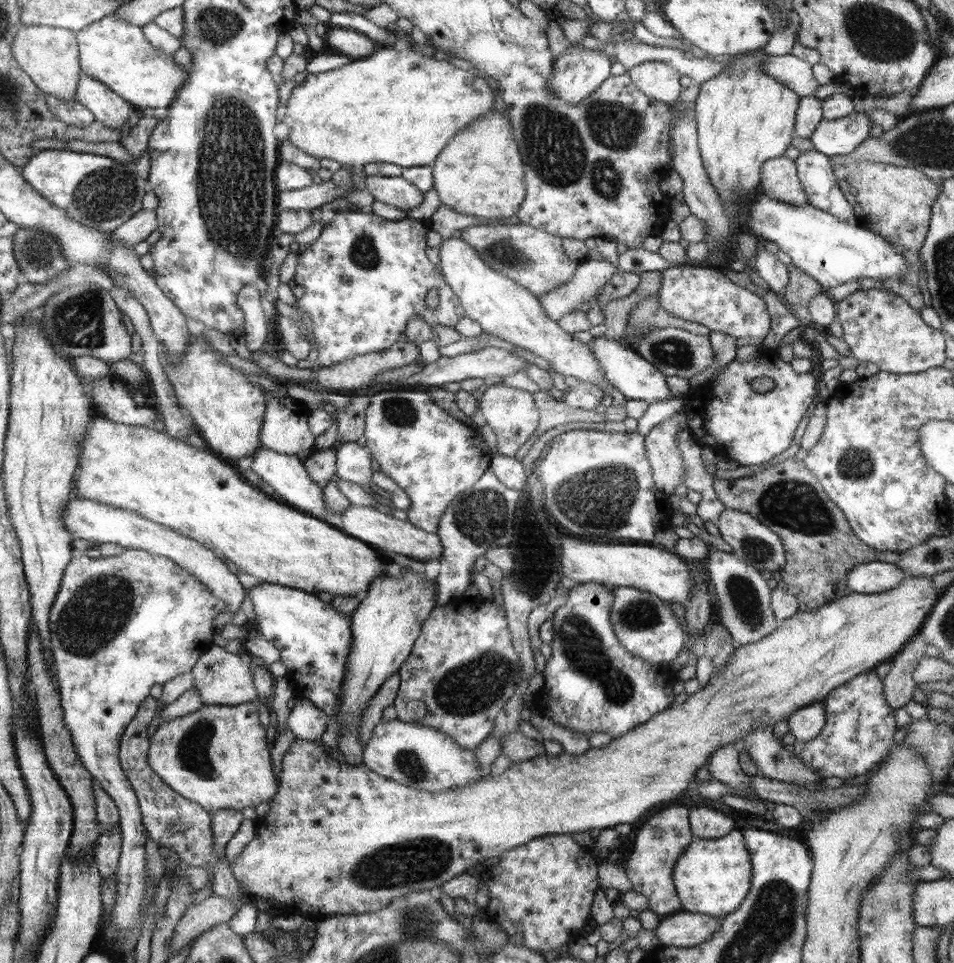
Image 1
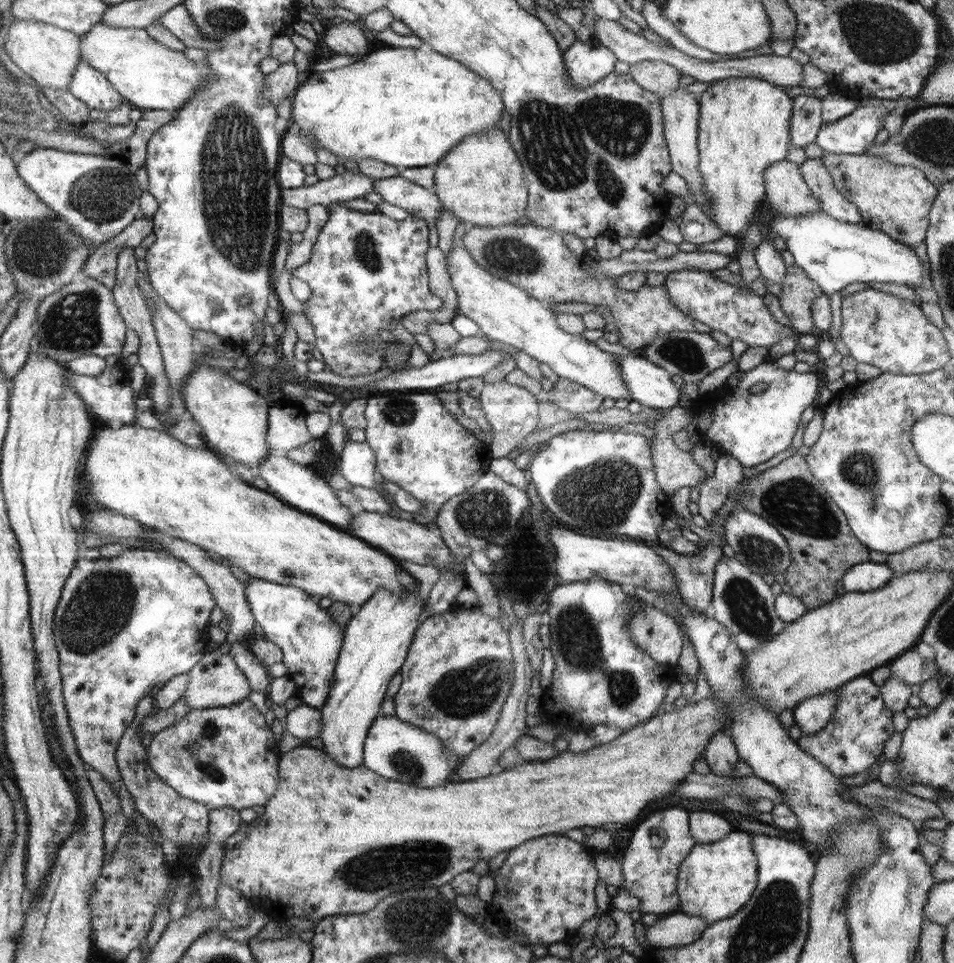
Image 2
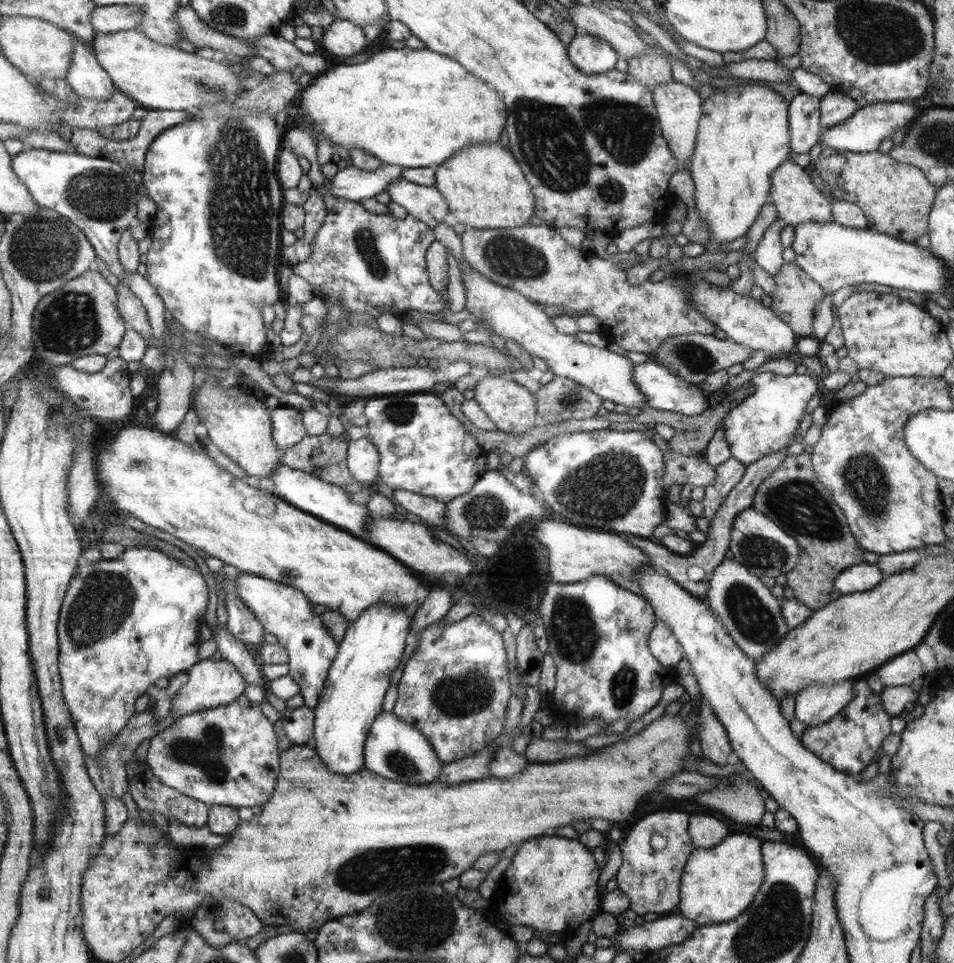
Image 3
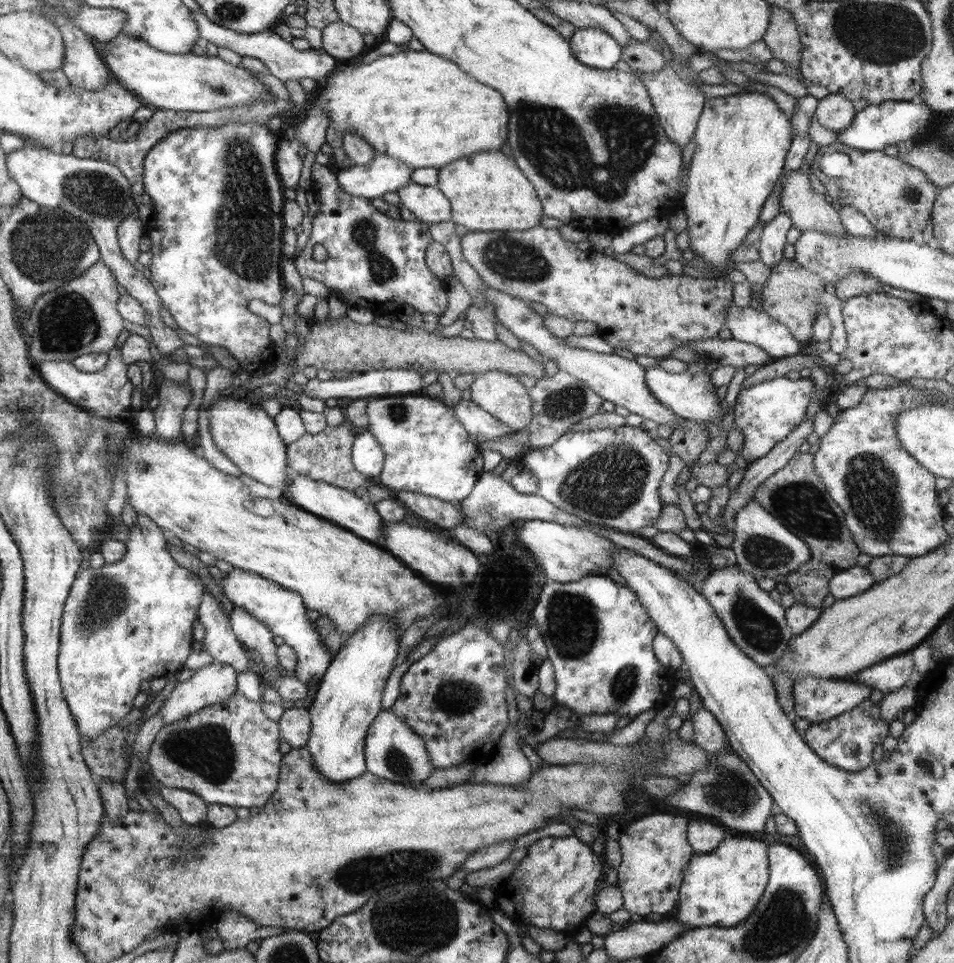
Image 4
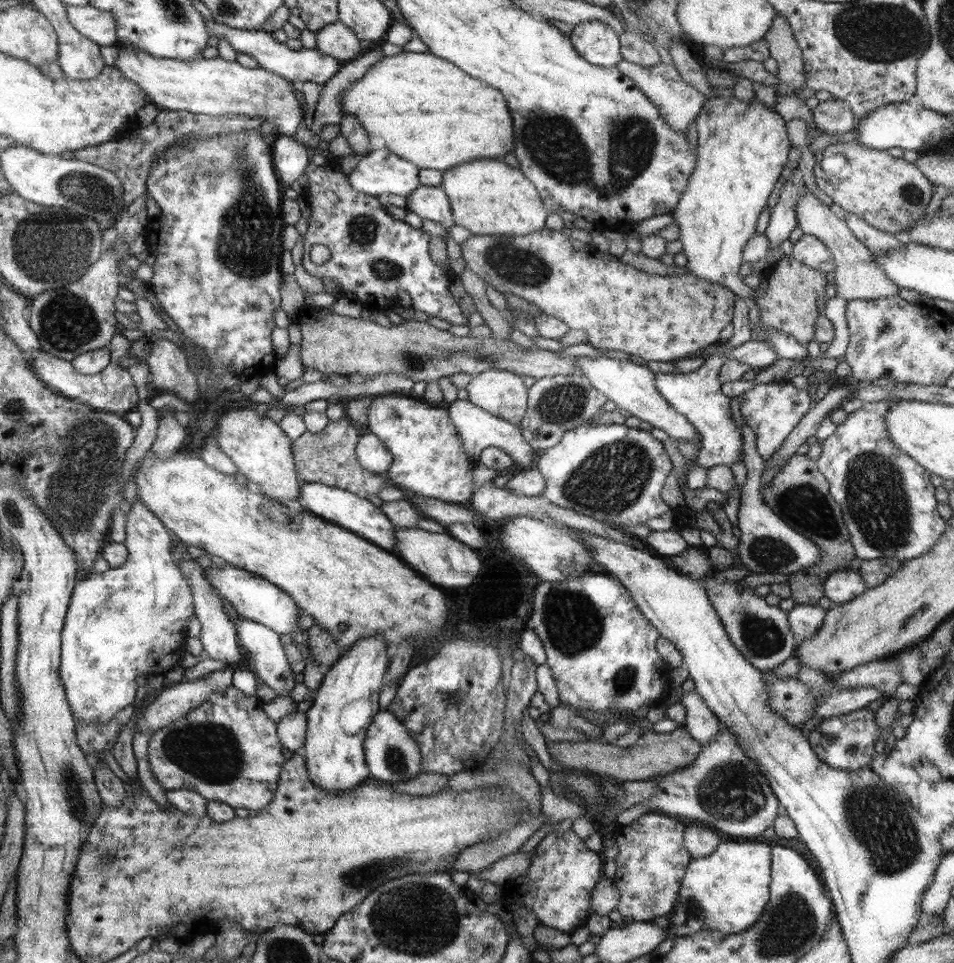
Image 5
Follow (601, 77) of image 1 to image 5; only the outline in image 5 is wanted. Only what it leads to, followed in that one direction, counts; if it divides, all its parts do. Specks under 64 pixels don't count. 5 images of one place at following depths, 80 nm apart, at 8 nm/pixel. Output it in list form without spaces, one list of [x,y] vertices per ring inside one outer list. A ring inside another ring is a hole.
[[[592,20],[576,25],[569,39],[576,53],[594,66],[616,67],[623,60],[619,35],[603,22]]]

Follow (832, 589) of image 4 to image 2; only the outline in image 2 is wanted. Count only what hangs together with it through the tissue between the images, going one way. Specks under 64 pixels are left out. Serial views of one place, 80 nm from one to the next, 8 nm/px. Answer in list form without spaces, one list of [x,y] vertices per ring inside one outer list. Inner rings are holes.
[[[868,561],[848,569],[842,577],[842,584],[847,592],[868,593],[884,588],[895,575],[886,563]]]

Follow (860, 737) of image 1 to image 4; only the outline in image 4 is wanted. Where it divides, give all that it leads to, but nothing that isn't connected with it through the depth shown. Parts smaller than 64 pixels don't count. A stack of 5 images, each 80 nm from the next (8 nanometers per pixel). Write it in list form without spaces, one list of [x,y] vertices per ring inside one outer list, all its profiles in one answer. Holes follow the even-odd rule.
[[[864,699],[850,710],[844,711],[836,720],[812,723],[804,734],[804,742],[824,762],[840,770],[860,772],[870,765],[874,748],[889,736],[889,722],[882,718],[879,704],[874,704],[870,699]]]

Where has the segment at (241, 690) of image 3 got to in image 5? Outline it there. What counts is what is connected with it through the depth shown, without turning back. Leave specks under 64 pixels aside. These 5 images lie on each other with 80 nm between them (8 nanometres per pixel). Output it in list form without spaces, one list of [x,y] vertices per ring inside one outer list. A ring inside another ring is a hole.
[[[231,666],[214,671],[213,673],[202,676],[198,680],[185,681],[182,680],[178,684],[171,687],[164,686],[154,697],[146,703],[144,715],[138,719],[138,725],[135,726],[135,734],[138,731],[158,731],[171,722],[178,721],[180,717],[190,713],[197,706],[207,701],[215,690],[225,690],[232,685],[234,681],[235,669]]]

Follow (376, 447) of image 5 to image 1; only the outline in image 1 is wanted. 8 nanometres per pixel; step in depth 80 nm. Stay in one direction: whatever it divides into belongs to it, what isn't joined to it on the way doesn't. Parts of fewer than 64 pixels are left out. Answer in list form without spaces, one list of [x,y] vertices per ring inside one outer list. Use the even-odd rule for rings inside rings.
[[[346,442],[340,443],[336,448],[336,475],[342,480],[348,482],[359,484],[368,489],[372,489],[373,485],[371,484],[372,474],[372,459],[373,456],[370,454],[368,448],[359,446],[357,442]]]

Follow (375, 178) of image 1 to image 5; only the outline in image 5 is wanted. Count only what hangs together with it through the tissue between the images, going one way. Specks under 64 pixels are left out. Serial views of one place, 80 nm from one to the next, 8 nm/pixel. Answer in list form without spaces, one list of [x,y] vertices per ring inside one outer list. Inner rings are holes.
[[[418,185],[408,196],[405,209],[446,228],[455,224],[448,196],[441,186]]]

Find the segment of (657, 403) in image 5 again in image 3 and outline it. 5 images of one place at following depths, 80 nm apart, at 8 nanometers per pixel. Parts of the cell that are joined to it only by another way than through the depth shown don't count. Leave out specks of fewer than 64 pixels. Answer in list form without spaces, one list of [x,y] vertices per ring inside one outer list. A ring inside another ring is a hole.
[[[475,268],[461,270],[461,275],[465,288],[465,309],[481,318],[493,334],[504,340],[516,341],[532,356],[542,358],[555,376],[569,378],[589,388],[603,400],[611,400],[628,409],[643,410],[648,407],[646,398],[642,397],[641,390],[638,390],[633,381],[634,364],[628,357],[607,348],[586,344],[572,335],[560,332],[554,326],[552,317],[544,312],[539,303],[526,298],[513,288],[491,281]]]

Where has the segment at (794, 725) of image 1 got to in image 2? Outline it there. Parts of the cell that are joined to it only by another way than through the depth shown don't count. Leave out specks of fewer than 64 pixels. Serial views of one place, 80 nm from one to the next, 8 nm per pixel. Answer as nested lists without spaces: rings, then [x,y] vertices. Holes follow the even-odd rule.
[[[840,688],[811,696],[794,708],[794,725],[802,731],[801,736],[814,735],[828,724],[838,698],[837,690]]]

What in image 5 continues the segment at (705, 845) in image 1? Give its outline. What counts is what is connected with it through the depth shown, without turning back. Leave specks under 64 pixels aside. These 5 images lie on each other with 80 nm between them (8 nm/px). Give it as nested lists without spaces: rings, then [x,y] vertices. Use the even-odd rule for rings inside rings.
[[[724,839],[708,856],[692,859],[680,882],[678,901],[671,913],[672,932],[690,936],[706,930],[726,934],[745,932],[758,922],[770,902],[771,846],[764,839]]]

